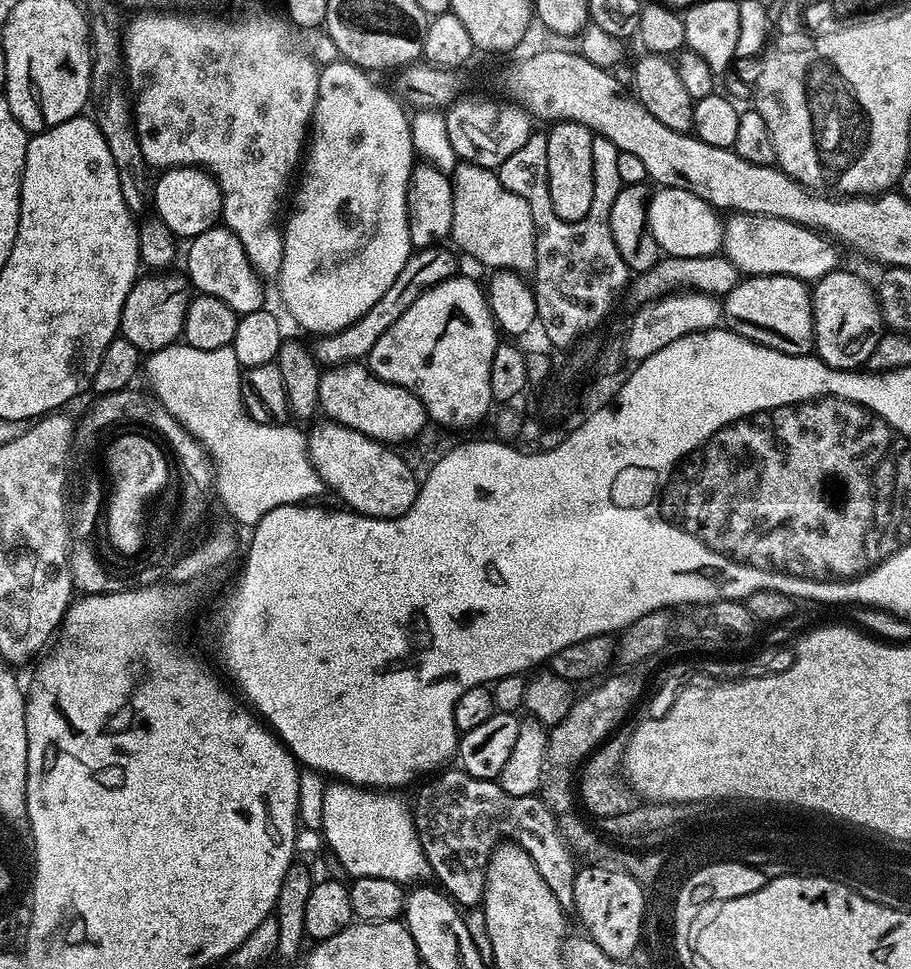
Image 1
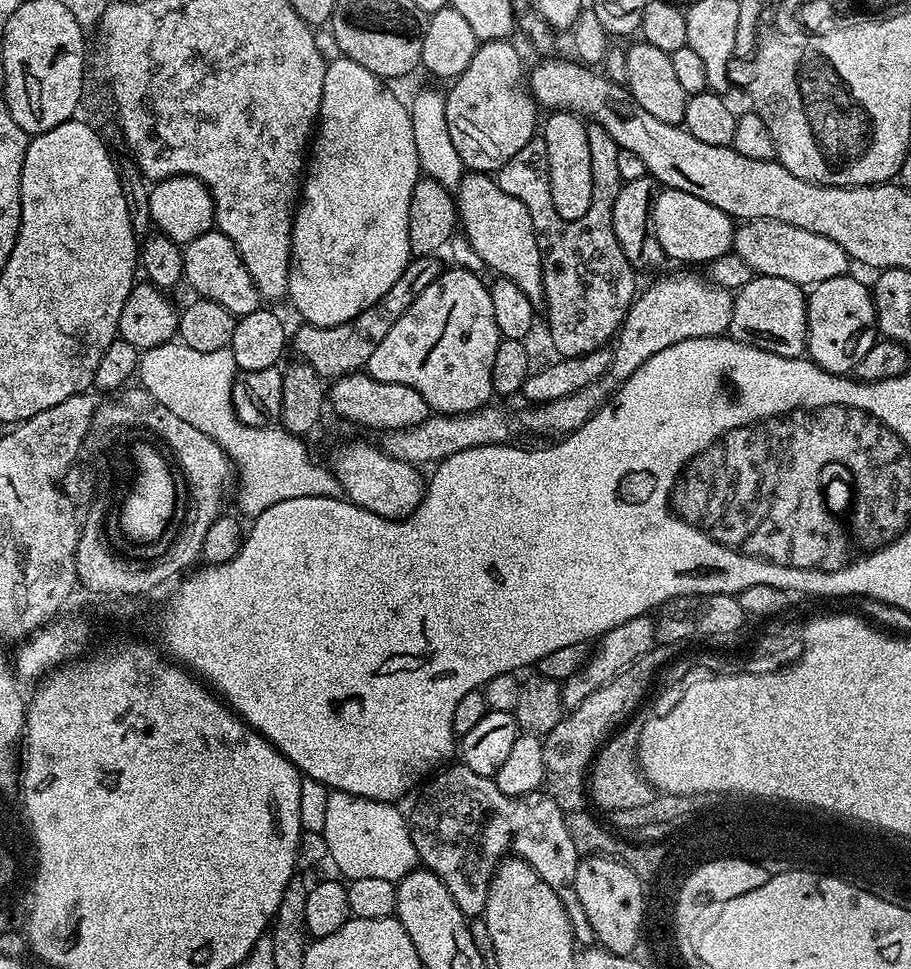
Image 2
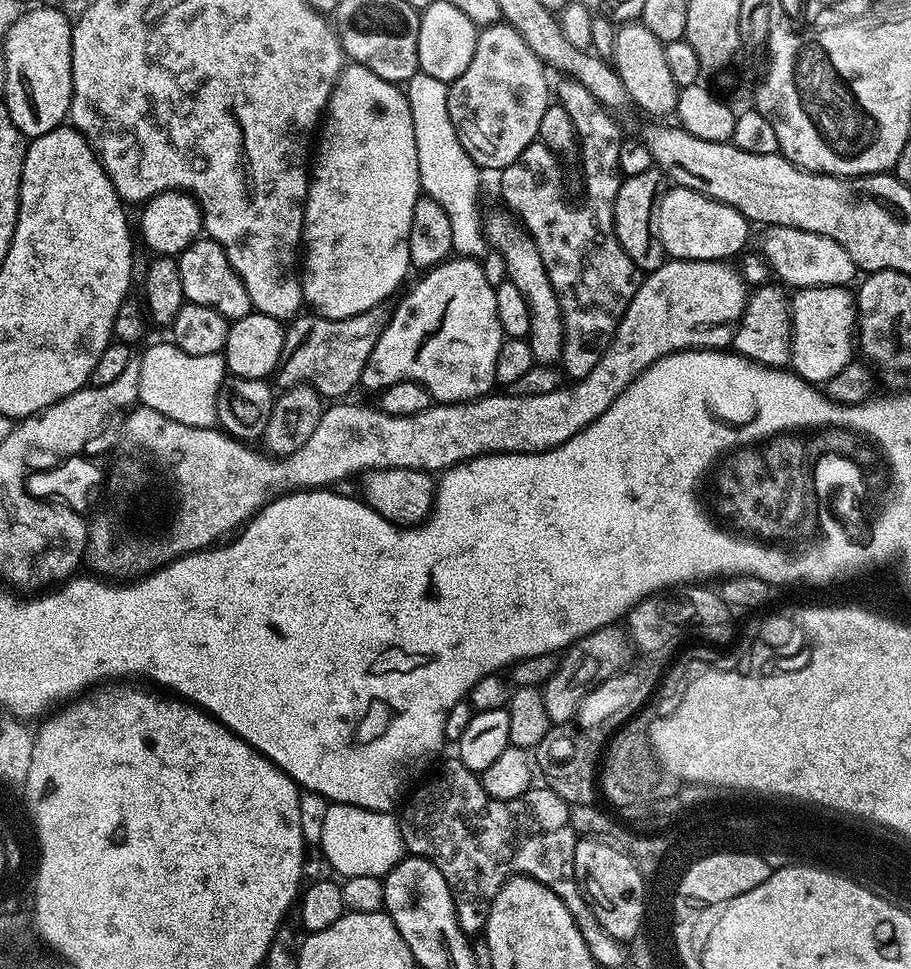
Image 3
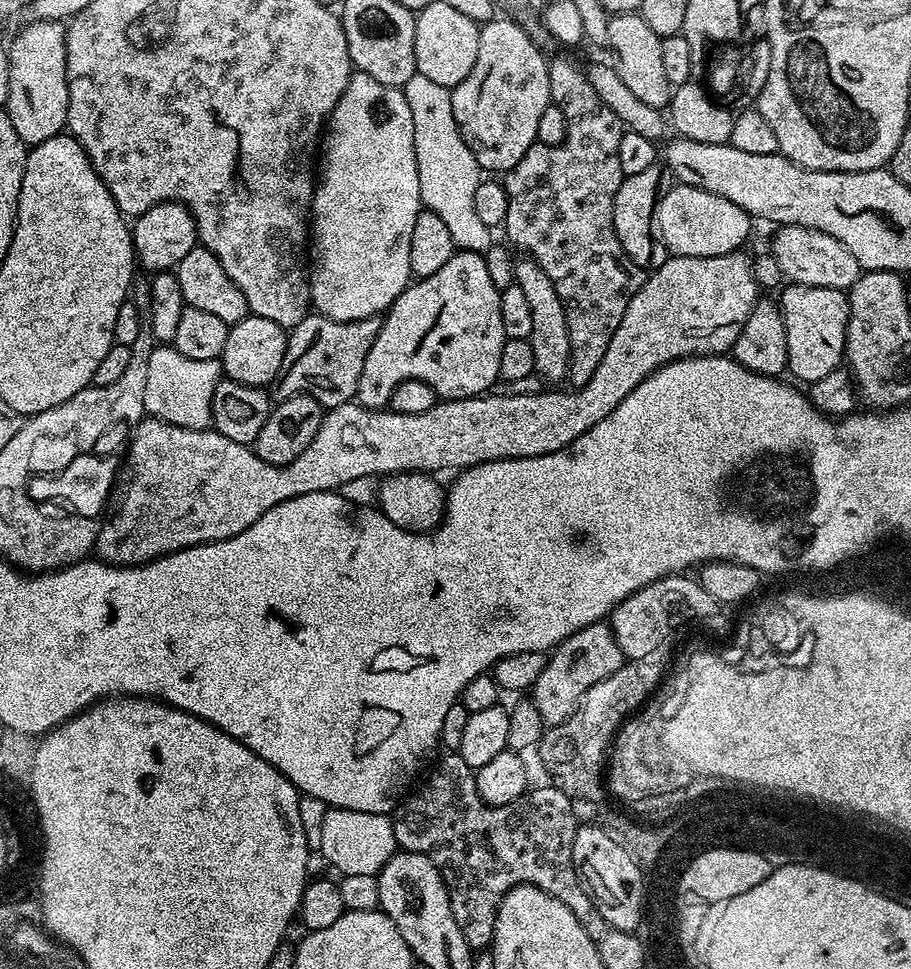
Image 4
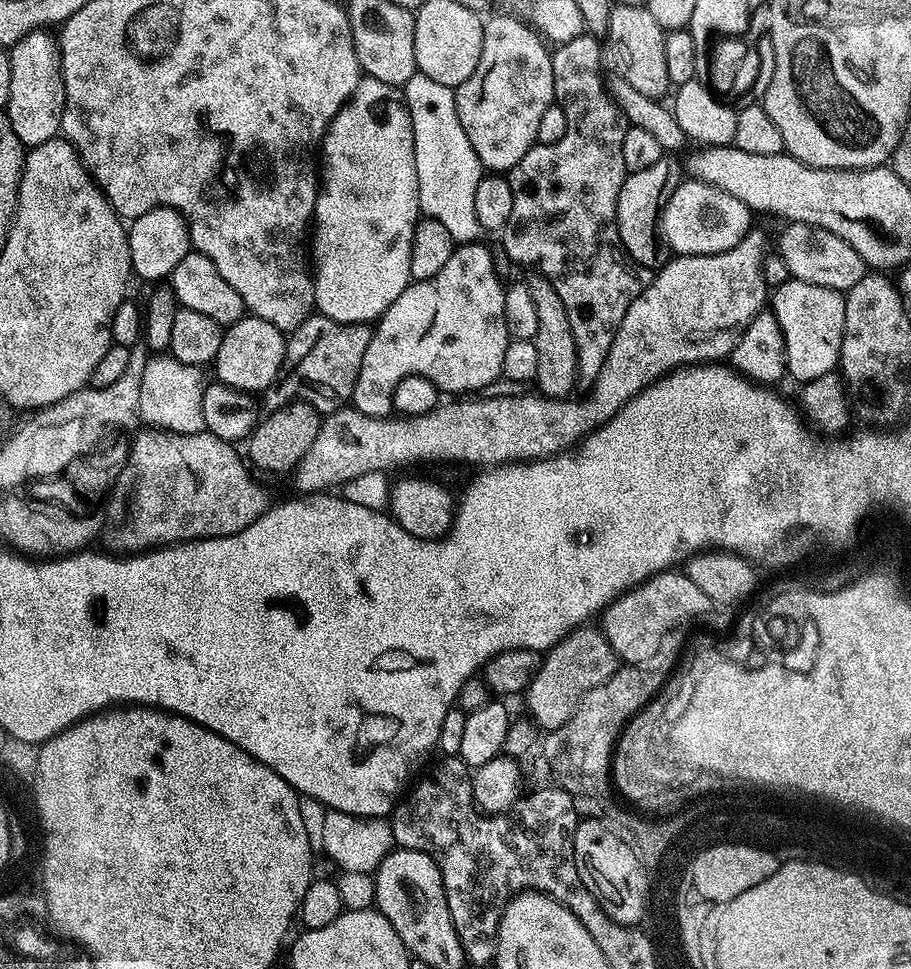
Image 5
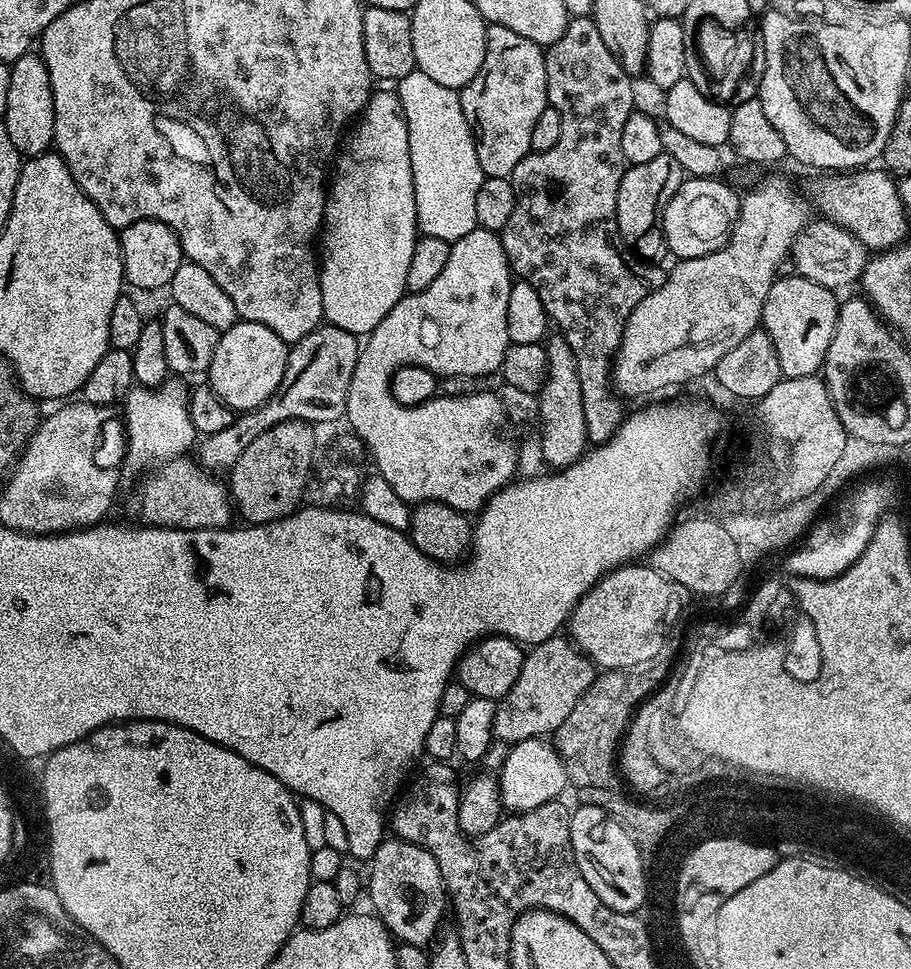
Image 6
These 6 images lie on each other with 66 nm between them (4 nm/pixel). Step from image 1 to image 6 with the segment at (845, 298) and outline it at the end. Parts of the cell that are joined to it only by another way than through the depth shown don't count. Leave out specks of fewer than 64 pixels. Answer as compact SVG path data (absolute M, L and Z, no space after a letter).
M781 275L773 280L770 294L766 294L762 328L770 334L774 350L778 350L780 370L785 377L814 376L823 369L826 350L830 338L834 338L834 326L840 313L836 296L833 289L818 286L818 282L810 282L805 276Z

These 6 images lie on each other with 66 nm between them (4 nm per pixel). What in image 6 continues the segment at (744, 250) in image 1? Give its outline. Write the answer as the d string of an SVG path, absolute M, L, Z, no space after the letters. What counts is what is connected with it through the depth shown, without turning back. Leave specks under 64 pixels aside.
M823 218L813 219L804 225L792 244L790 259L795 268L795 275L810 278L818 286L841 290L864 275L864 268L870 259L869 249L850 230Z

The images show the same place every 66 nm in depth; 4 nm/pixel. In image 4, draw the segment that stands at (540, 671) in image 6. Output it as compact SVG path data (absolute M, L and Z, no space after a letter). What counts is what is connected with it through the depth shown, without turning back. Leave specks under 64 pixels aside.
M607 623L591 624L578 630L557 644L547 657L544 669L538 676L538 682L530 689L530 699L536 704L543 723L551 726L566 722L574 714L576 704L602 678L610 678L626 663L626 653L618 646L611 627Z

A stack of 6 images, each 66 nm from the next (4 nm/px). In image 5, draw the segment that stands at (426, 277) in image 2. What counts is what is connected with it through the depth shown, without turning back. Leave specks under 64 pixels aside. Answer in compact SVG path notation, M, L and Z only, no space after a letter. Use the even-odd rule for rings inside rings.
M313 314L302 322L287 337L284 346L284 361L280 372L276 375L276 383L271 388L264 389L262 399L263 407L268 412L278 410L282 406L293 402L309 404L315 412L327 414L336 412L351 401L354 382L358 382L358 370L362 370L362 357L366 354L366 346L370 346L372 328L368 324L343 324L334 318L326 318ZM308 384L316 387L316 392L308 392Z

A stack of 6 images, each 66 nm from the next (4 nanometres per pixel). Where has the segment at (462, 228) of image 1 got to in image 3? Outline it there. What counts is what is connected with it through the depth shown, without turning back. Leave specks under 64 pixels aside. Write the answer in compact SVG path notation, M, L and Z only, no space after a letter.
M504 210L494 213L489 220L487 217L483 221L482 229L489 245L495 251L497 248L504 259L504 268L508 271L507 283L522 290L522 298L526 298L526 306L532 311L526 339L532 351L533 361L537 365L555 365L560 360L564 345L564 323L558 298L554 294L554 286L550 286L546 266L542 266L542 254L538 254L538 246L532 241L532 235L524 229L524 225Z

